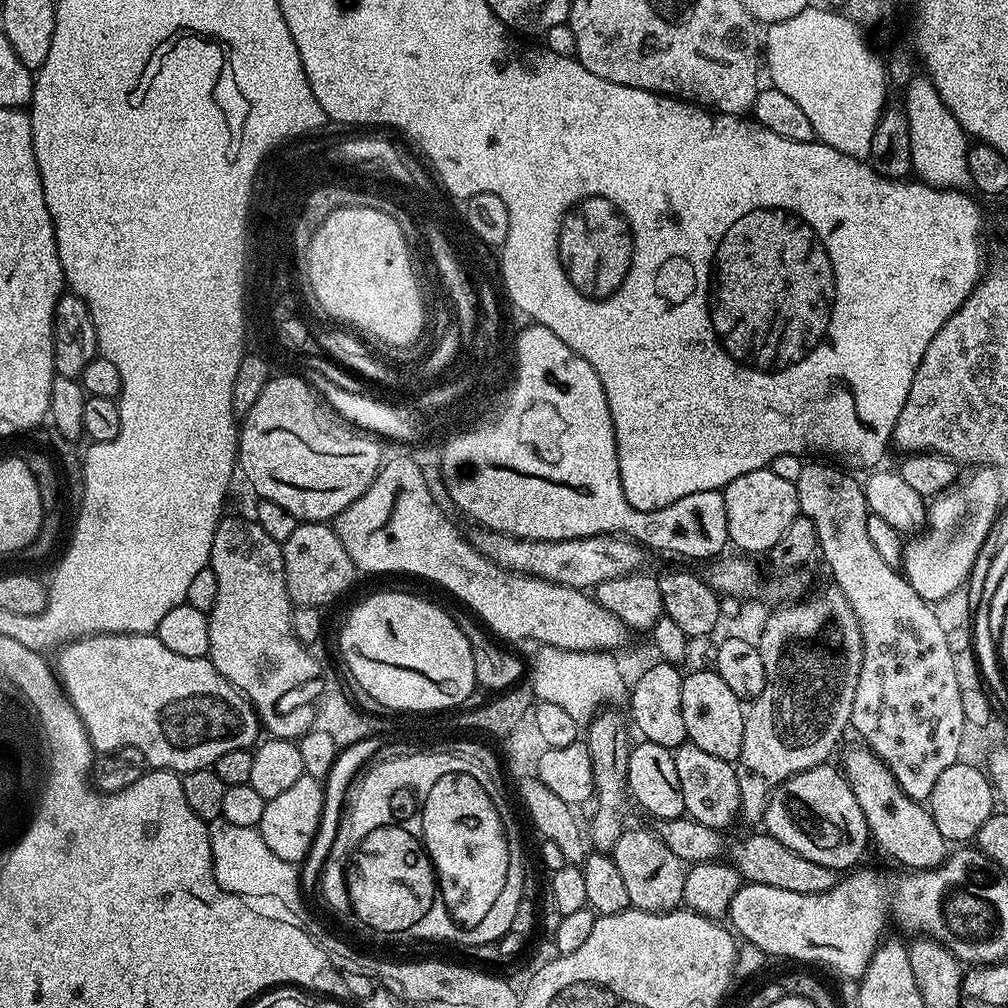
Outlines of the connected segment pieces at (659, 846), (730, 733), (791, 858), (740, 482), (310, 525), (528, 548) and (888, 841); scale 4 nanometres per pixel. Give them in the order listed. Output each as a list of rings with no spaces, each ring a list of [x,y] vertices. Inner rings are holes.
[[[625,827],[610,855],[618,866],[618,871],[622,873],[626,891],[630,894],[631,907],[640,908],[644,912],[671,912],[683,905],[686,865],[678,858],[678,854],[674,854],[674,850],[670,850],[670,846],[666,846],[666,842],[660,840],[655,831],[647,832],[644,828]]]
[[[715,670],[692,672],[684,676],[682,682],[682,719],[686,722],[688,740],[698,750],[714,754],[714,758],[734,762],[742,750],[742,730],[746,708],[735,696],[734,691],[726,686]]]
[[[757,830],[753,836],[740,840],[732,848],[730,857],[732,867],[740,872],[741,881],[762,886],[778,886],[778,890],[794,890],[794,894],[822,894],[836,885],[837,869],[818,866],[802,854],[794,854],[790,846],[782,846],[778,838],[769,836],[763,830]]]
[[[769,467],[750,470],[750,474],[742,474],[738,478],[734,478],[734,482],[726,485],[722,491],[726,502],[726,526],[729,541],[733,545],[737,544],[744,552],[771,553],[778,538],[782,538],[786,526],[790,526],[790,522],[794,522],[794,518],[801,515],[795,483],[778,478]]]
[[[300,522],[290,534],[290,538],[282,541],[284,550],[284,585],[293,605],[320,608],[331,600],[336,600],[352,584],[352,579],[358,576],[358,570],[346,554],[346,546],[338,538],[335,527],[328,522]]]
[[[476,530],[471,542],[482,555],[511,572],[525,572],[562,586],[581,590],[595,589],[604,580],[626,576],[641,567],[645,549],[624,536],[587,536],[573,540],[519,540],[501,532]]]
[[[867,746],[852,748],[844,756],[842,771],[848,777],[850,790],[862,806],[862,814],[868,823],[869,837],[889,856],[897,860],[904,870],[936,868],[950,851],[949,841],[938,834],[931,811],[921,801],[912,800],[897,784],[883,762]]]

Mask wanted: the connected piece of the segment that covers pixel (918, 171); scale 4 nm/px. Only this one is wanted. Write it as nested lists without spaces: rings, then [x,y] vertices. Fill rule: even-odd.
[[[913,79],[907,85],[902,107],[910,126],[910,154],[912,172],[921,184],[932,188],[968,190],[974,184],[974,172],[970,167],[970,137],[961,124],[950,114],[942,102],[931,79]],[[969,144],[969,148],[968,148]]]

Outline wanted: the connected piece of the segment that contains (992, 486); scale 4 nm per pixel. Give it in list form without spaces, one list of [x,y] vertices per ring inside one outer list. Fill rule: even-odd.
[[[976,466],[969,472],[972,473],[969,476],[961,475],[955,486],[940,493],[927,505],[926,527],[919,534],[913,535],[904,545],[902,575],[917,591],[917,594],[929,602],[945,599],[969,583],[972,567],[978,558],[978,550],[982,550],[982,542],[986,542],[986,534],[990,534],[992,525],[995,524],[1002,507],[1002,501],[1000,501],[1001,473],[991,466]]]

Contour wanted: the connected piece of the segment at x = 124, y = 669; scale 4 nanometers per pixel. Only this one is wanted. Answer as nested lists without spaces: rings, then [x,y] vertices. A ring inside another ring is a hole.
[[[98,632],[93,636],[77,636],[76,639],[67,641],[56,654],[54,671],[60,681],[60,687],[64,689],[65,696],[67,696],[68,701],[72,703],[74,710],[80,716],[80,720],[88,732],[88,741],[92,743],[93,749],[97,753],[113,752],[116,748],[136,748],[153,769],[183,774],[194,770],[202,770],[203,768],[211,768],[218,762],[220,755],[227,754],[232,750],[238,750],[239,748],[251,749],[257,743],[258,737],[256,735],[262,732],[260,718],[256,715],[254,705],[230,681],[222,678],[222,674],[218,674],[218,670],[211,660],[207,658],[182,658],[182,654],[174,654],[174,650],[162,646],[162,642],[155,634]]]

